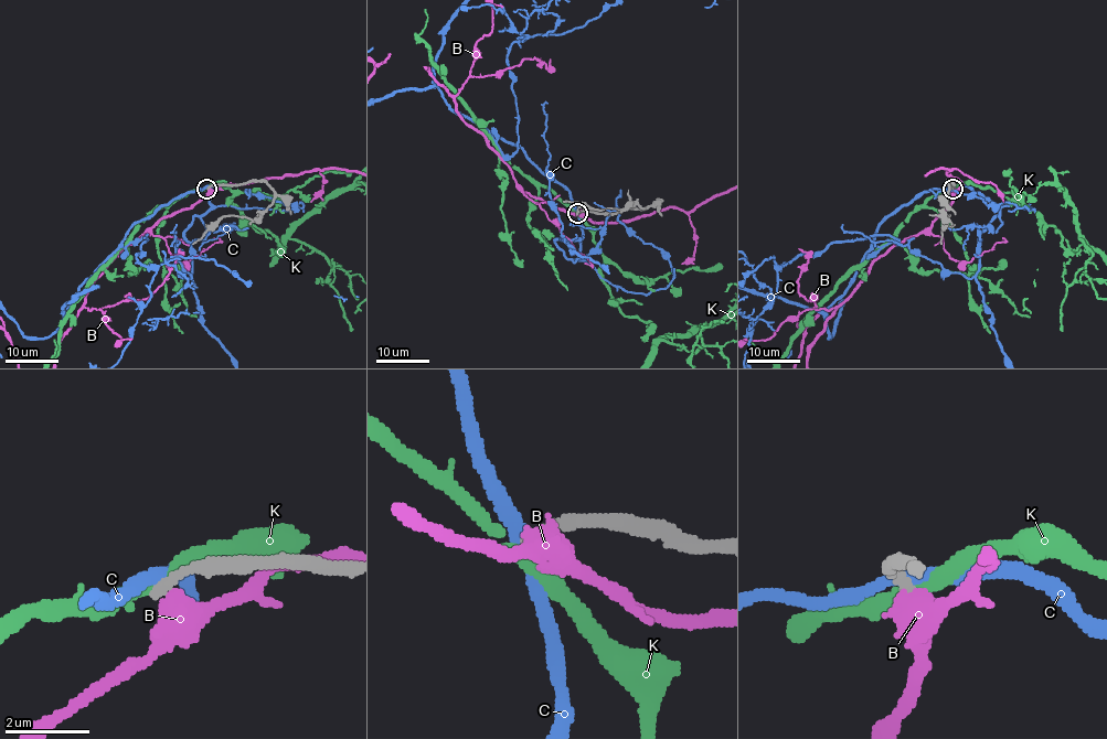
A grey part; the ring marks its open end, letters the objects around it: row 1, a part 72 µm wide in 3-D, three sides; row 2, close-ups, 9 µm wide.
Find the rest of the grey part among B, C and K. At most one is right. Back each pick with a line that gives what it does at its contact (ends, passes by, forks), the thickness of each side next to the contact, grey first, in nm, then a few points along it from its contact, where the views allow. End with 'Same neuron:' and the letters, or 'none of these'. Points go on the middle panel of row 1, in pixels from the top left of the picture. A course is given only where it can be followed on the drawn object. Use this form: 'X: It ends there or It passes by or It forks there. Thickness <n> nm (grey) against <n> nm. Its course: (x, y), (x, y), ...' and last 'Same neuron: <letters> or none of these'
Same neuron: none of these

